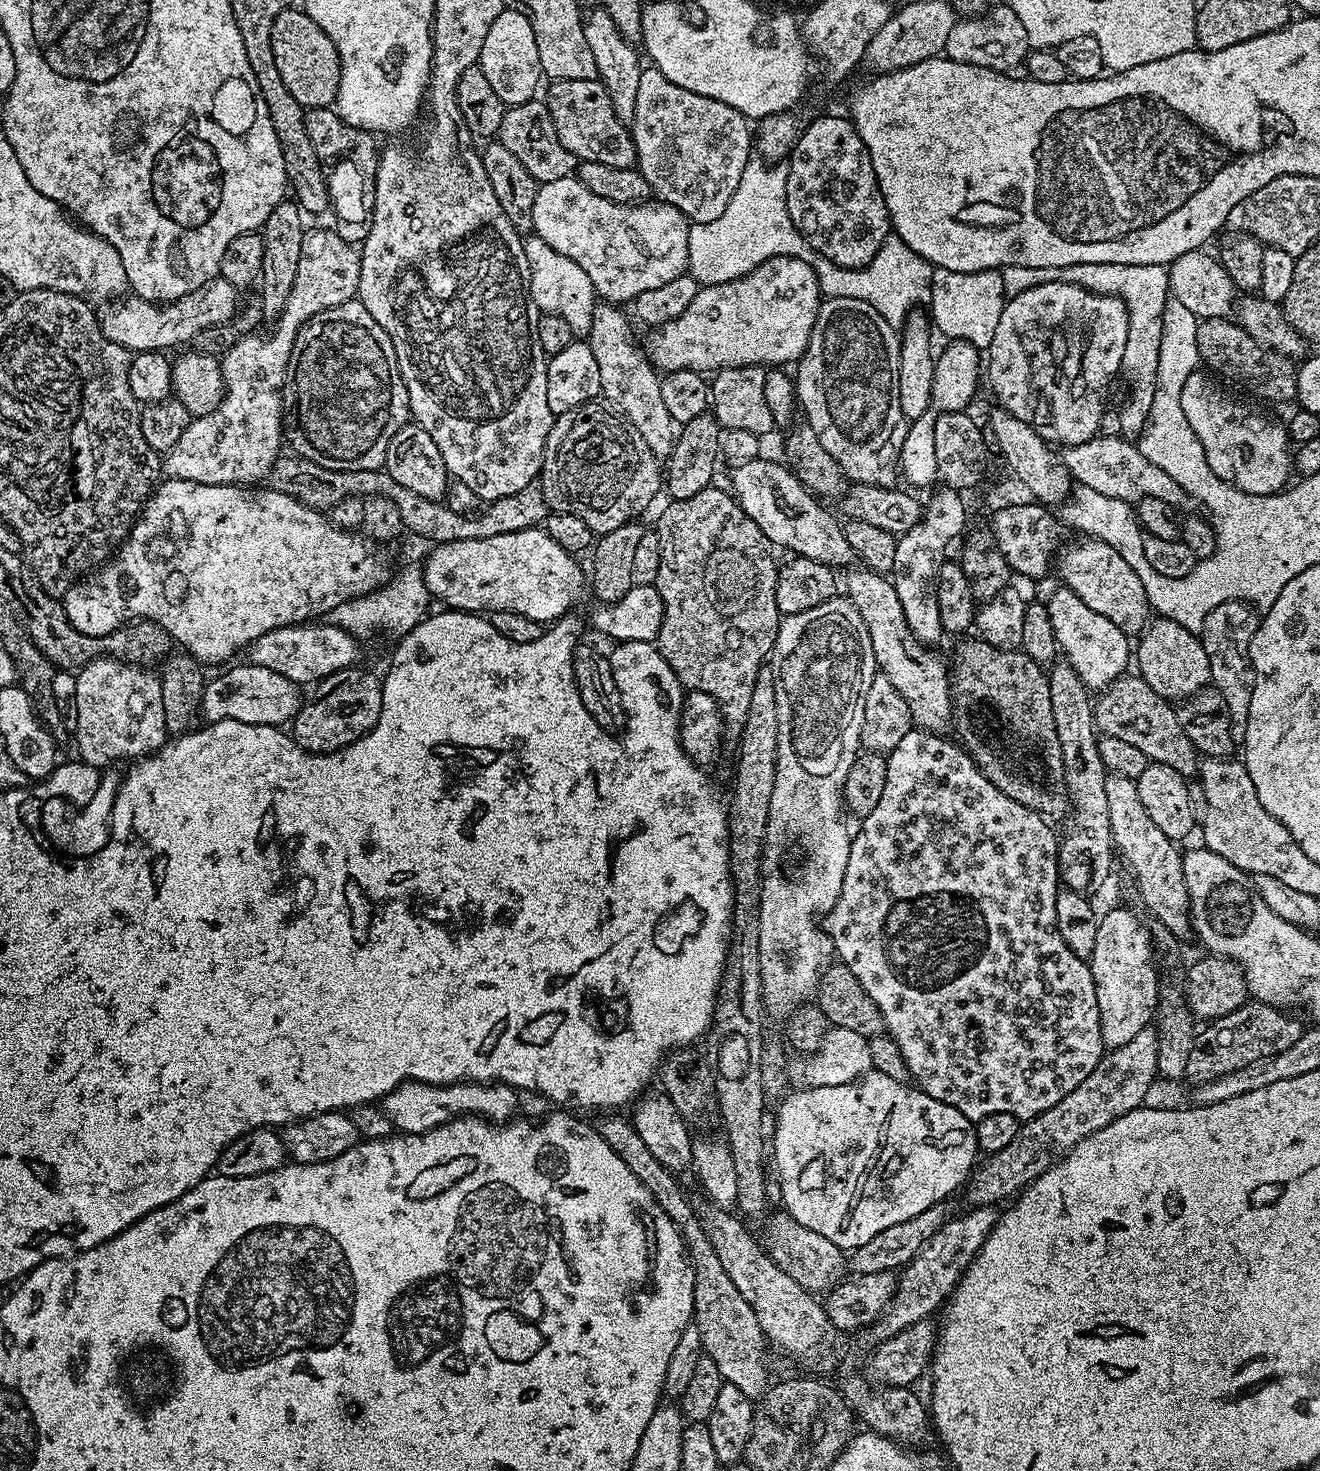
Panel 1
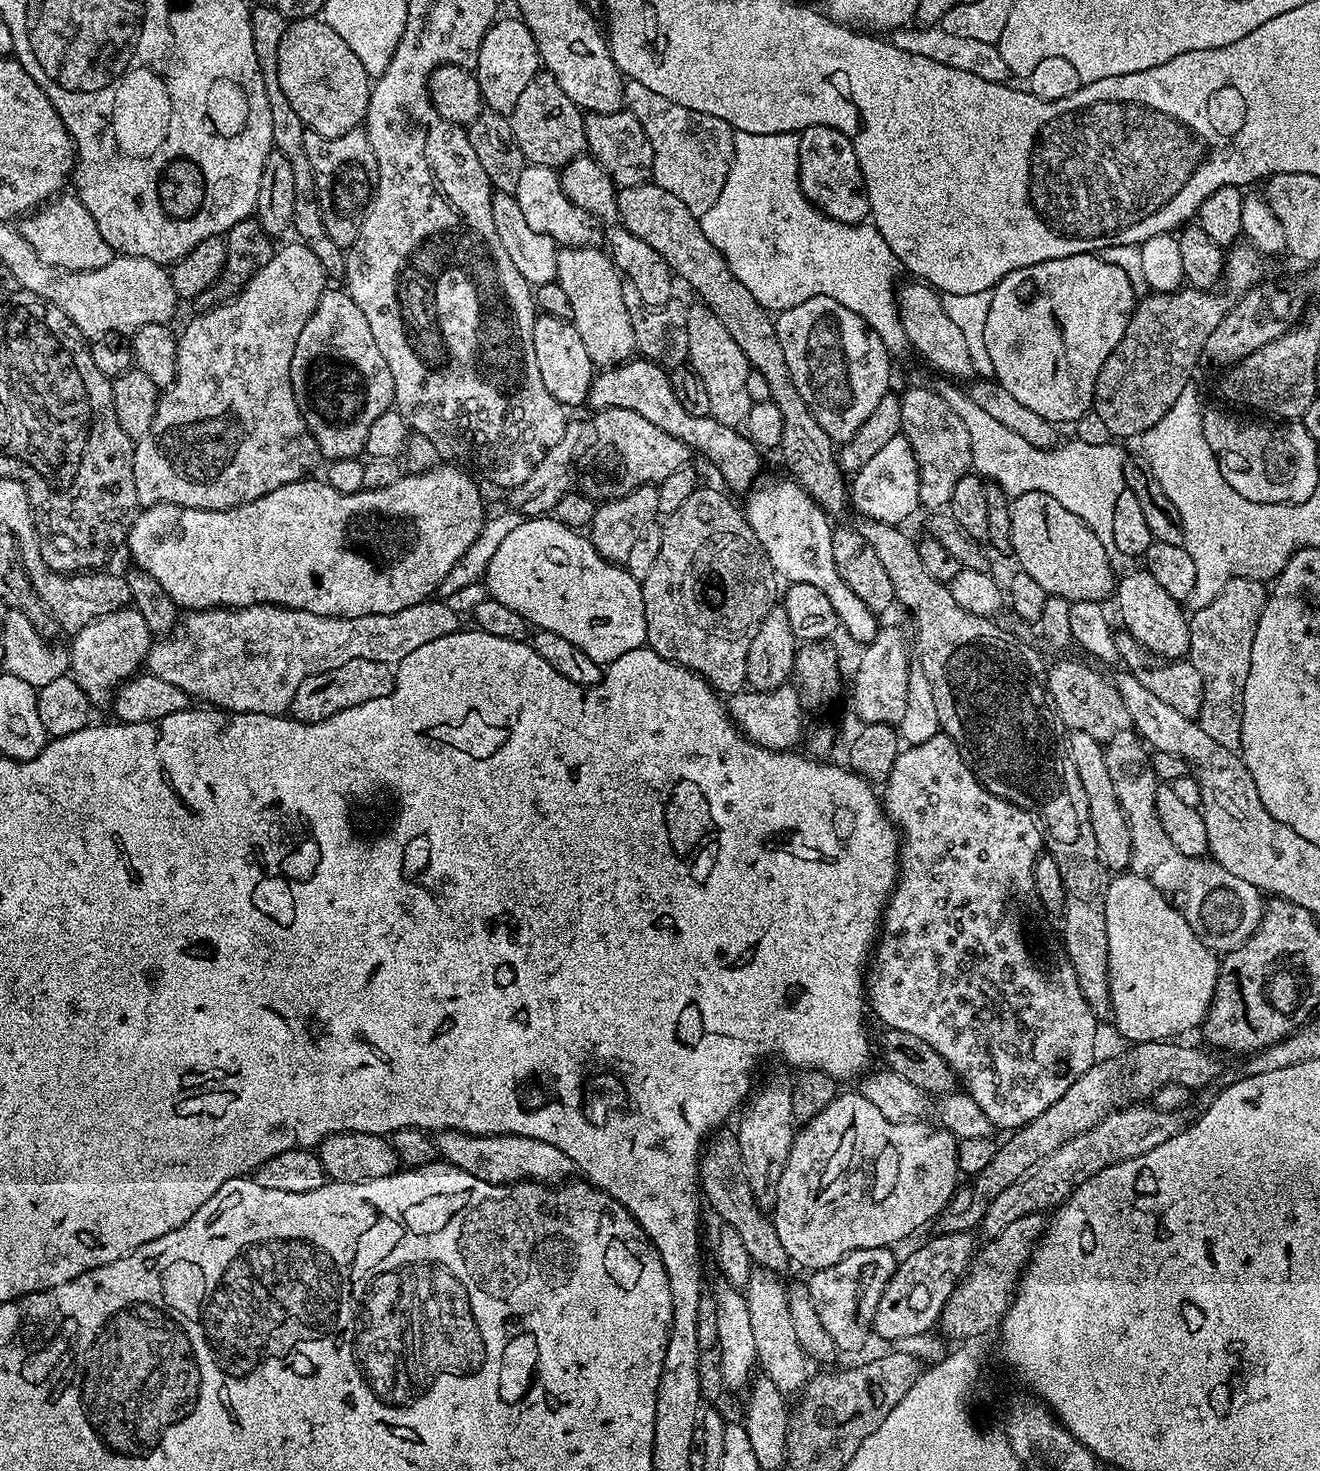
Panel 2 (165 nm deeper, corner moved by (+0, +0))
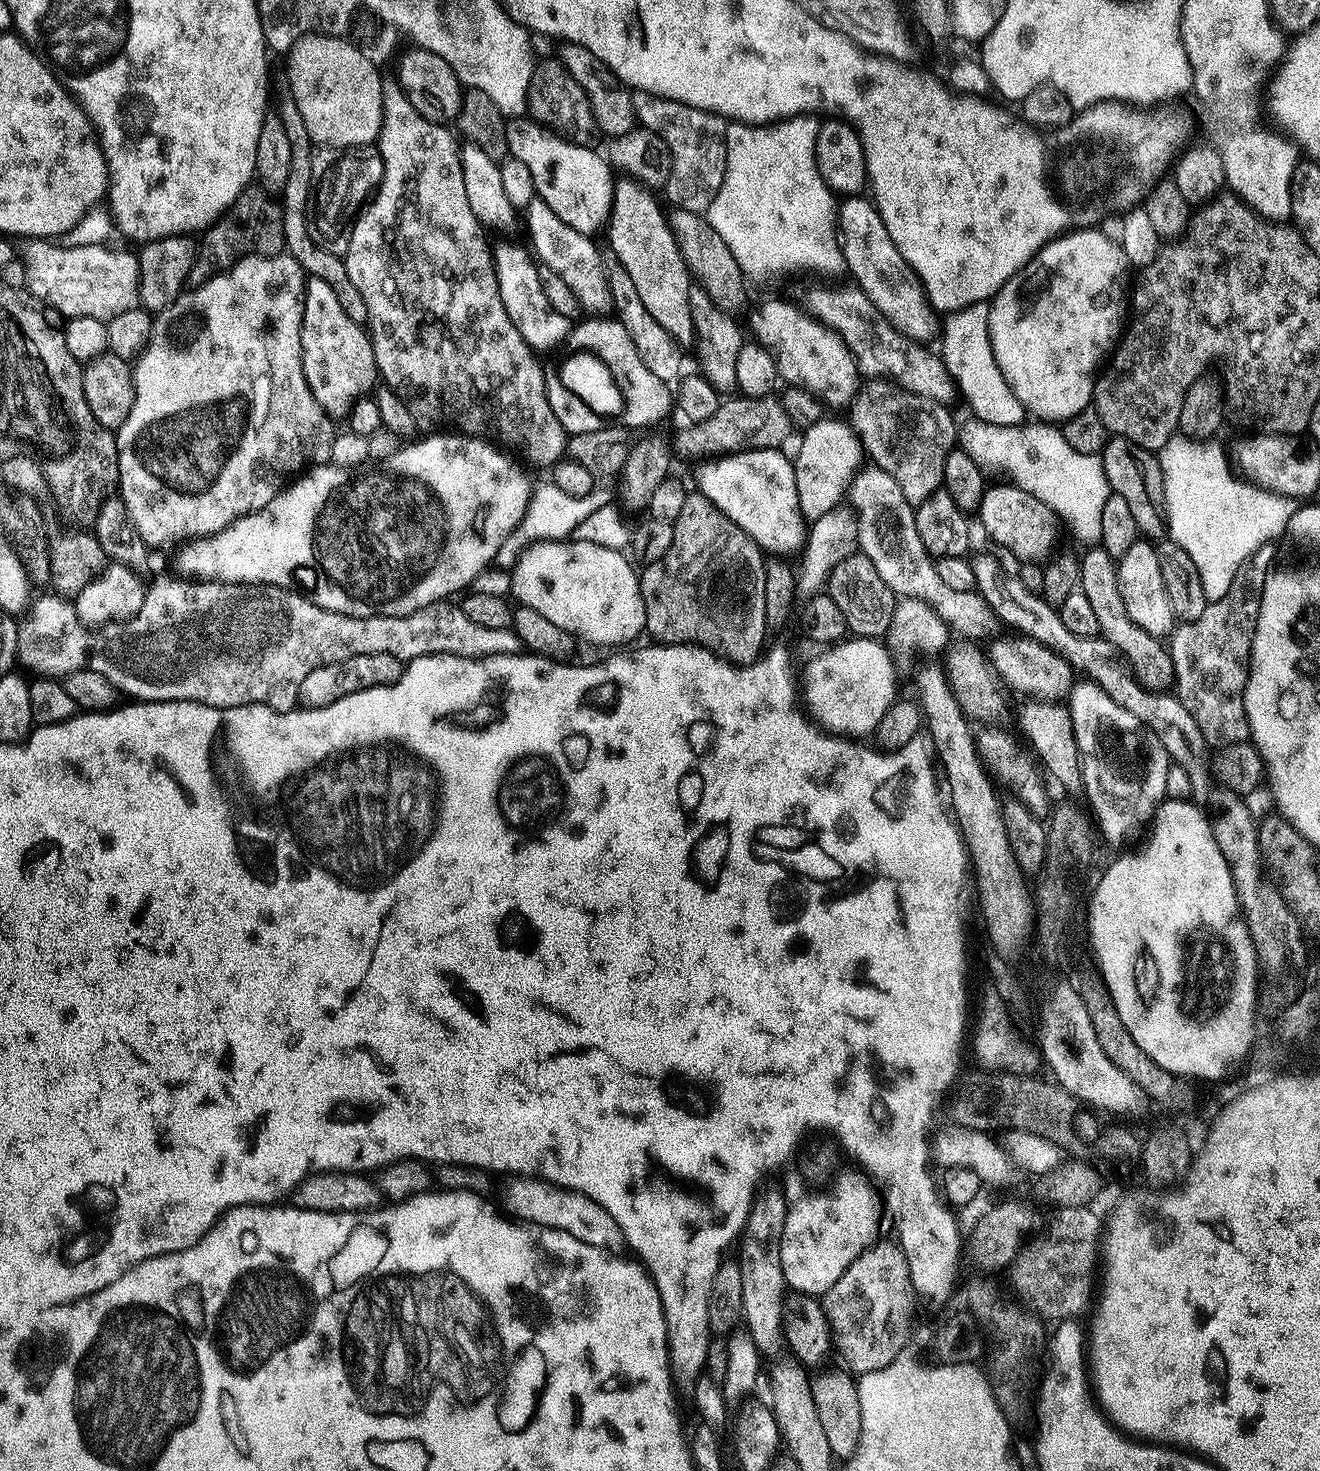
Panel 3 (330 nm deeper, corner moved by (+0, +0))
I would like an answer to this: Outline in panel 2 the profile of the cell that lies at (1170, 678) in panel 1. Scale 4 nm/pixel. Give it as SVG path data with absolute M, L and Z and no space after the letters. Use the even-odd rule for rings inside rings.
M1128 570L1119 577L1114 593L1116 608L1120 611L1123 627L1134 637L1140 647L1161 661L1179 660L1187 657L1190 646L1189 617L1181 601L1170 598L1158 582L1146 570ZM1182 608L1182 609L1180 609ZM1184 612L1185 616L1184 616Z

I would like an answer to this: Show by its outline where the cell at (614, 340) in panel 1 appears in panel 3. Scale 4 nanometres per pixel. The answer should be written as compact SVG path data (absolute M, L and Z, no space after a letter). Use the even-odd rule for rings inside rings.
M539 198L529 201L526 215L528 215L528 236L532 239L530 248L535 259L543 267L554 270L562 278L566 278L566 286L574 290L585 313L607 313L604 311L609 311L611 303L610 280L609 277L604 277L604 268L600 265L600 252L592 245L593 237L579 233L578 230L566 225L550 210L546 202Z

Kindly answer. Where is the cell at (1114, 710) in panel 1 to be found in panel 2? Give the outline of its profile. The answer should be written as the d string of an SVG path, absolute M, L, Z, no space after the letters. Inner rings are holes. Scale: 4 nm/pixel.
M1064 660L1047 669L1046 691L1055 715L1061 725L1065 724L1065 729L1085 732L1090 738L1107 742L1133 727L1113 681L1076 660Z

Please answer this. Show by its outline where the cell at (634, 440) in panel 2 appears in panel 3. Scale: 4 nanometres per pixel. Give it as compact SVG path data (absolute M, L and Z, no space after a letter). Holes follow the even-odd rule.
M733 395L733 400L725 399L706 418L706 422L698 422L684 426L680 432L680 448L686 455L700 456L696 458L715 458L730 452L742 452L745 448L779 448L785 447L788 435L794 432L791 417L785 408L785 401L775 395L741 396Z

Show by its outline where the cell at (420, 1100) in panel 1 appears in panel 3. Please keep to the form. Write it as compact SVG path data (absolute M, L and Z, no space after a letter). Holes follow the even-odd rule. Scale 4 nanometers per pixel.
M512 1178L508 1184L508 1193L504 1196L504 1204L508 1207L507 1215L520 1222L546 1226L554 1230L562 1230L566 1234L574 1234L578 1242L586 1242L586 1246L598 1246L598 1250L606 1250L613 1254L625 1251L622 1226L581 1192L571 1192L568 1188L557 1188L539 1178Z

